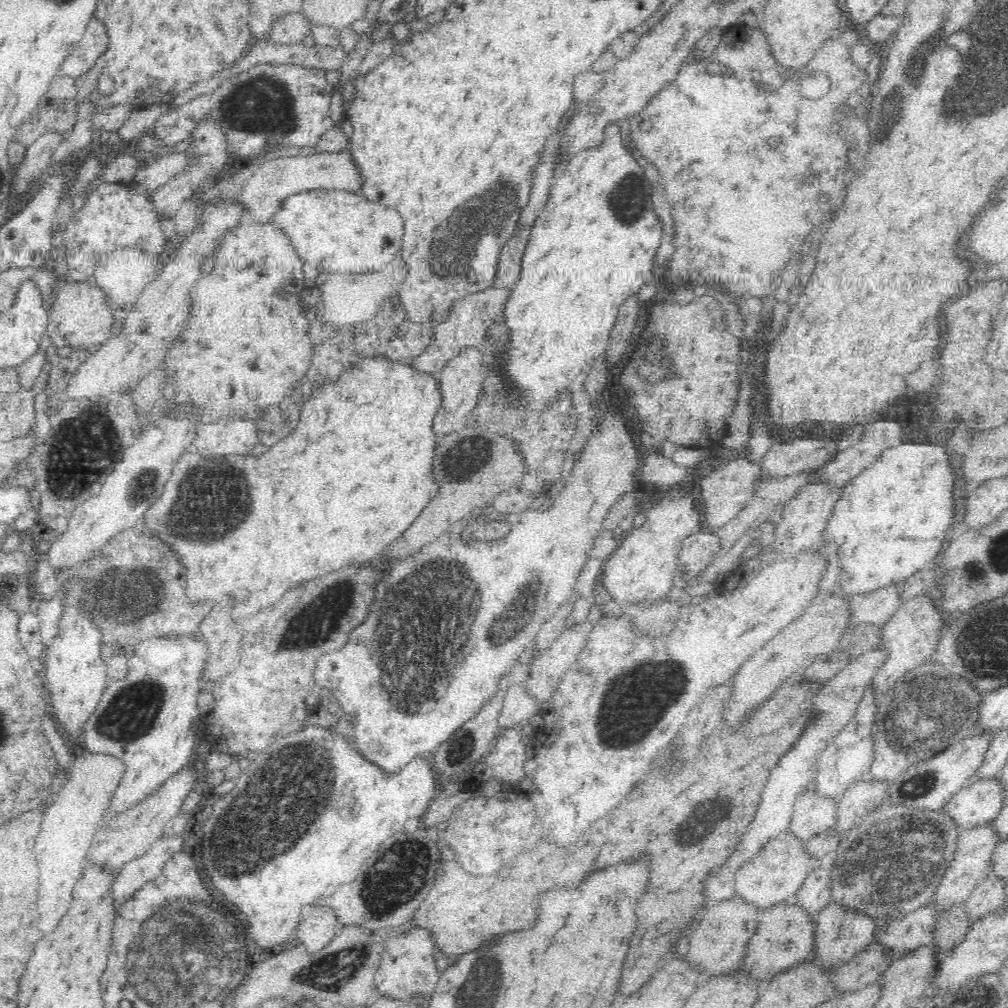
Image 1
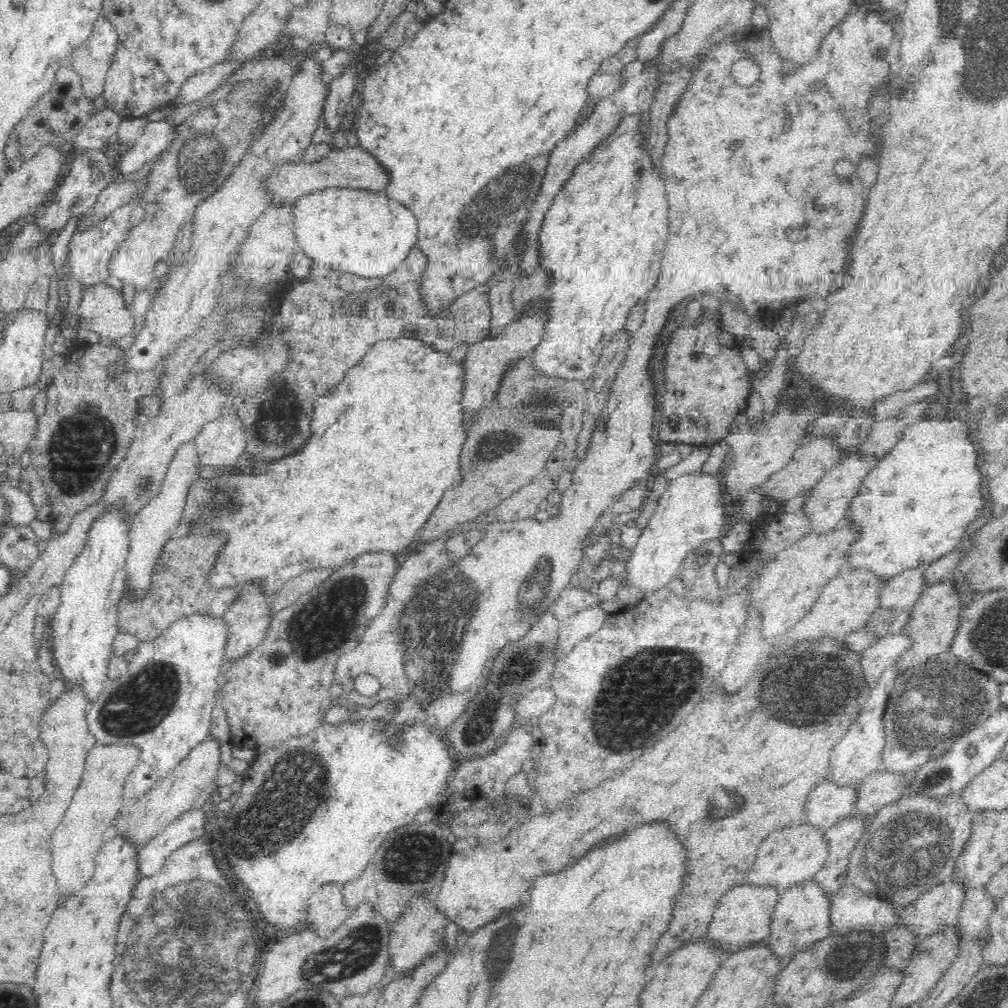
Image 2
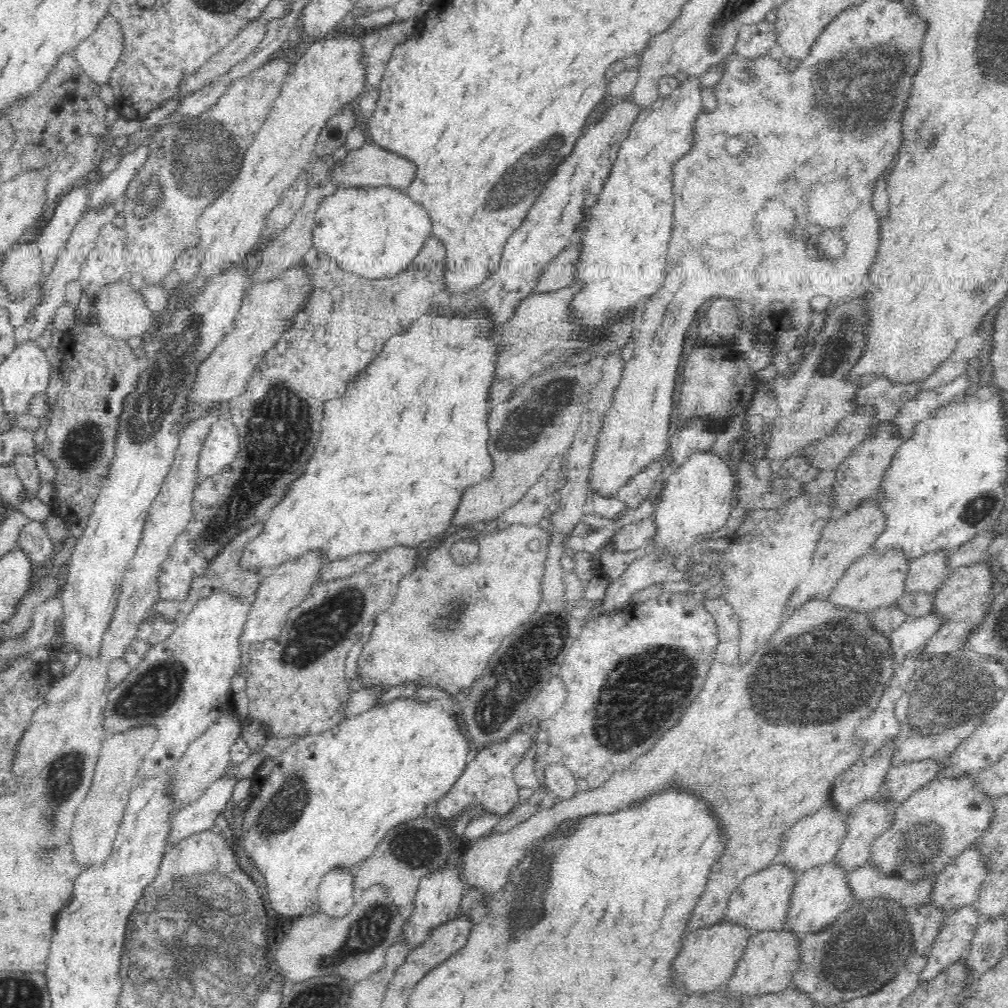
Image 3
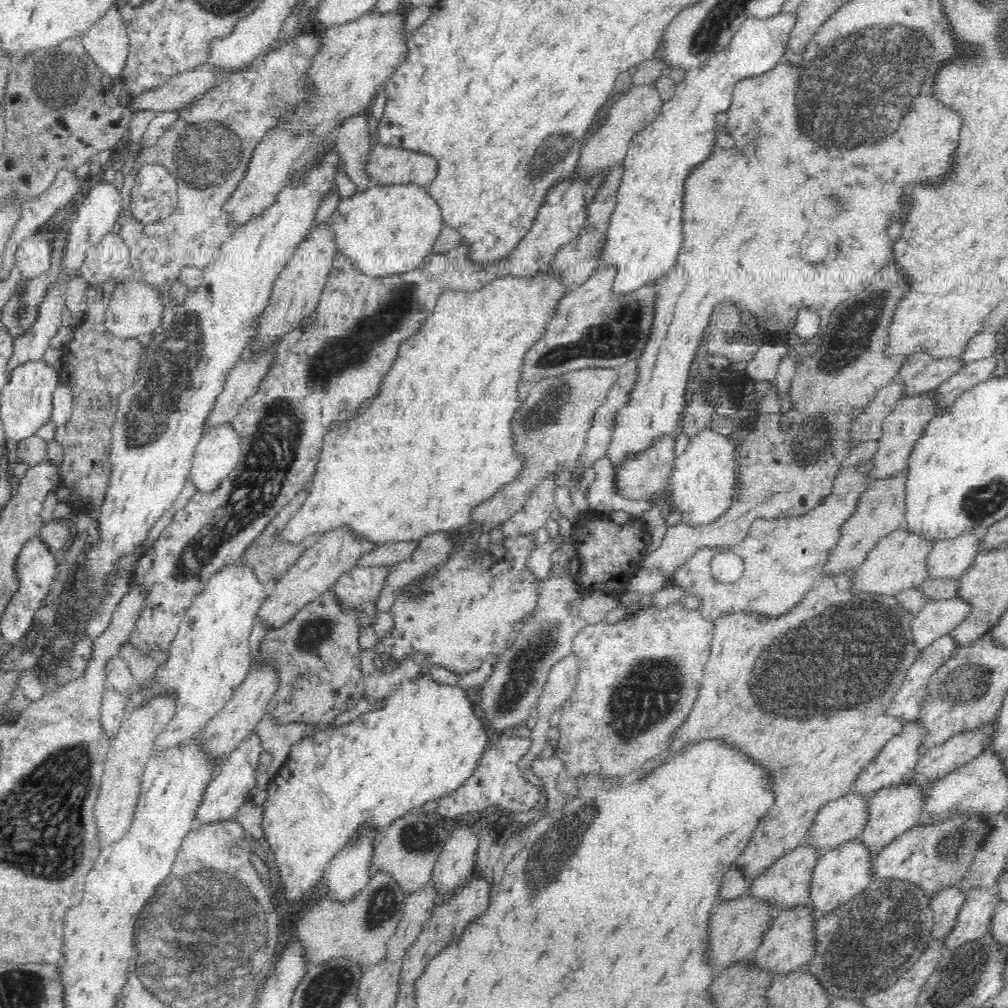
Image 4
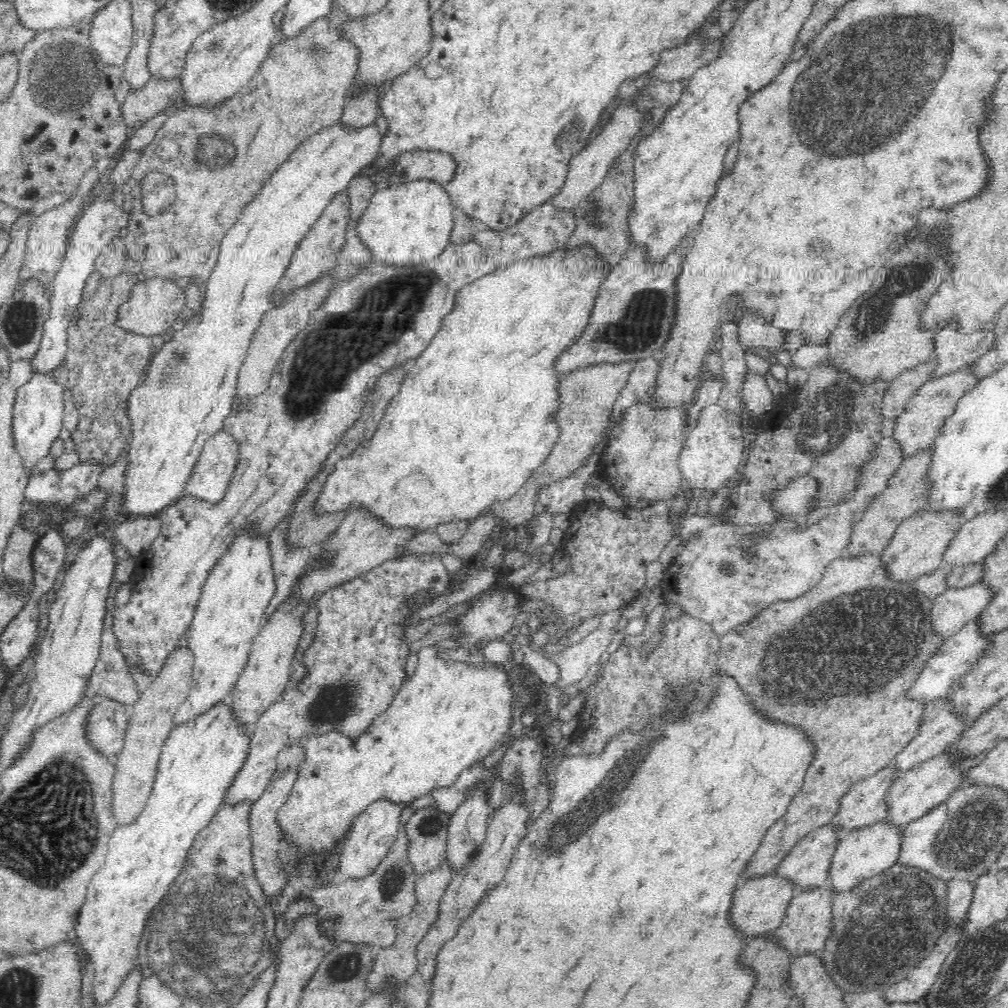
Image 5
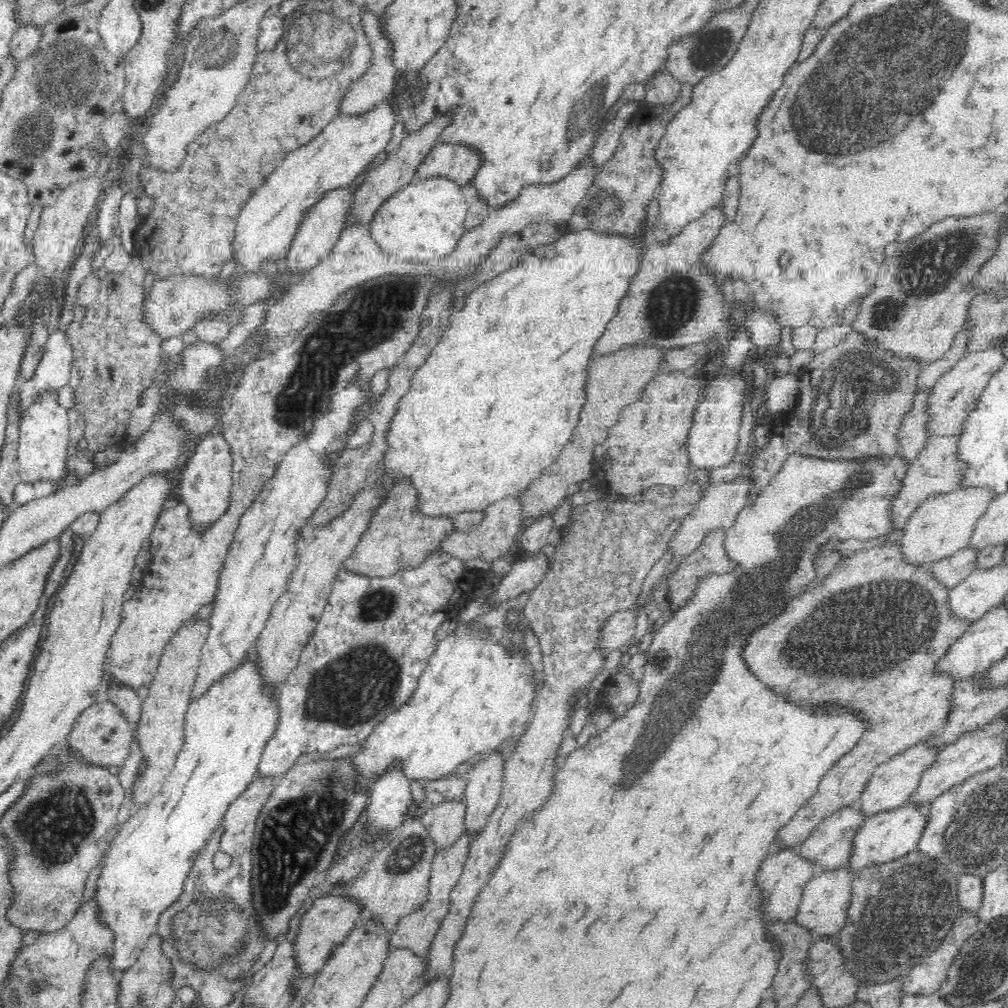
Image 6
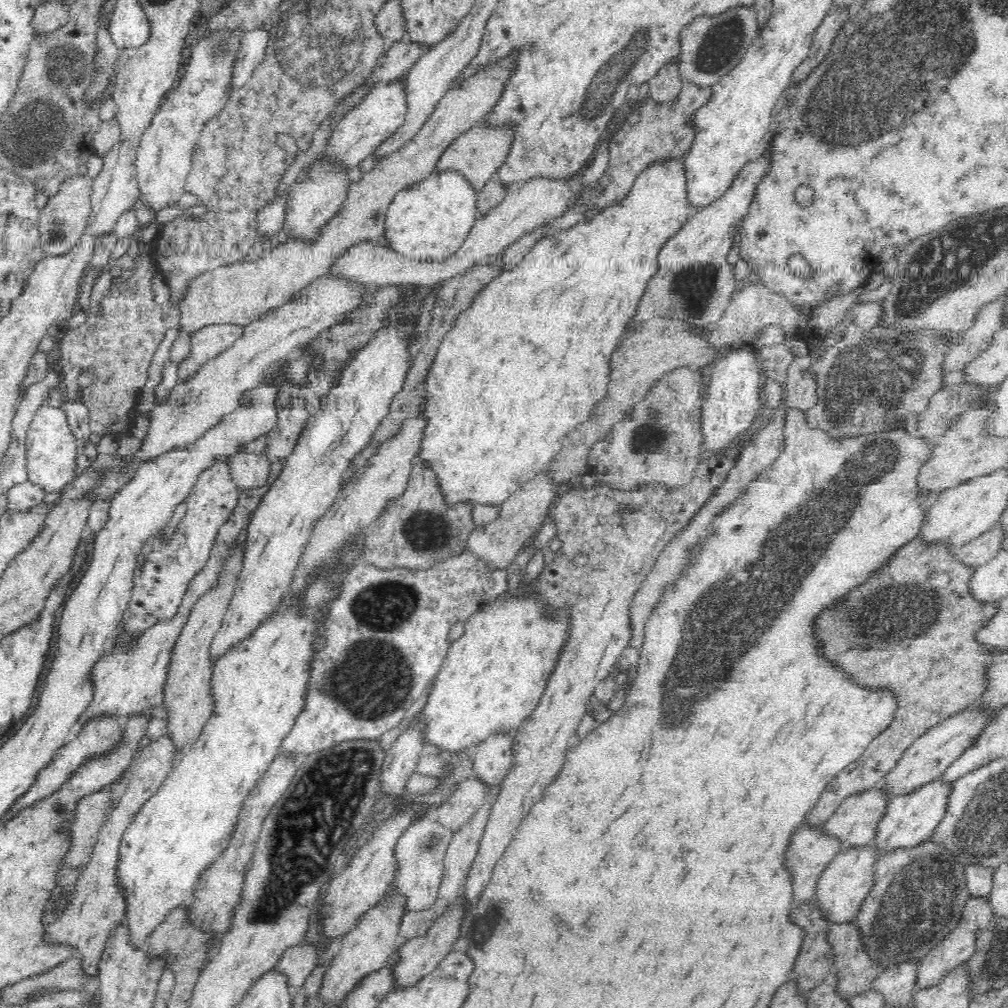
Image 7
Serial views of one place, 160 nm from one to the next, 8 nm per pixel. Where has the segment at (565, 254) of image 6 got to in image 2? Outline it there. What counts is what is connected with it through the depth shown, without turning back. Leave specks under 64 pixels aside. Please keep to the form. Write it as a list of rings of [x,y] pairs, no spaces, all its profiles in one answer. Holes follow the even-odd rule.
[[[400,336],[397,339],[388,339],[374,343],[370,350],[363,358],[350,369],[345,377],[338,383],[338,392],[356,396],[354,400],[358,402],[346,402],[346,404],[362,404],[362,406],[330,406],[330,396],[320,398],[318,402],[314,402],[314,410],[310,416],[310,438],[302,444],[302,448],[294,454],[276,458],[276,460],[268,460],[264,466],[256,466],[258,472],[252,474],[242,474],[242,468],[234,468],[232,474],[220,476],[216,482],[200,478],[196,482],[190,483],[188,488],[188,496],[186,496],[186,504],[184,504],[184,512],[182,512],[181,520],[184,524],[180,524],[174,530],[174,534],[182,534],[194,531],[202,532],[202,530],[210,530],[214,534],[224,534],[226,542],[220,548],[214,566],[208,570],[206,574],[206,584],[208,588],[228,588],[228,586],[238,586],[242,582],[254,582],[260,586],[262,594],[266,598],[274,596],[290,578],[300,576],[304,570],[318,570],[324,568],[341,567],[346,560],[352,561],[360,554],[366,552],[392,552],[392,554],[400,553],[410,544],[412,546],[413,536],[415,532],[426,522],[427,516],[432,509],[438,505],[438,500],[442,498],[442,492],[446,488],[446,484],[454,484],[460,480],[460,472],[458,472],[458,450],[460,444],[464,440],[465,429],[461,422],[461,380],[462,380],[462,364],[459,353],[447,354],[436,352],[433,348],[421,344],[419,340],[413,340]],[[464,430],[464,432],[462,432]],[[220,488],[220,490],[216,490]],[[212,500],[212,506],[204,506],[204,502]],[[232,544],[232,546],[230,546]],[[262,562],[262,564],[260,564]],[[294,564],[294,566],[292,566]],[[288,578],[288,580],[286,580]]]

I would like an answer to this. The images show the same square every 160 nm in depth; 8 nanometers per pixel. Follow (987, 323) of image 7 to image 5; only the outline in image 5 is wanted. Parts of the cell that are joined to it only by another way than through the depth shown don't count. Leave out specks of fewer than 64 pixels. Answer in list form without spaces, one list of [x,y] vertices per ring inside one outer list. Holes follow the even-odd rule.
[[[928,361],[919,366],[902,371],[893,381],[887,383],[883,392],[883,400],[879,414],[883,418],[898,417],[906,410],[907,400],[914,391],[929,378],[929,372],[936,366],[935,362]]]

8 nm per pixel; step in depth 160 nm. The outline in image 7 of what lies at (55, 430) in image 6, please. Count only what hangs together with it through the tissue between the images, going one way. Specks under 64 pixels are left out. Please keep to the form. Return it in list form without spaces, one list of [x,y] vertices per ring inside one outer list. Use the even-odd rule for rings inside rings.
[[[43,404],[38,408],[26,429],[27,477],[38,484],[44,492],[60,492],[75,477],[77,444],[68,424],[68,417],[62,407]]]

